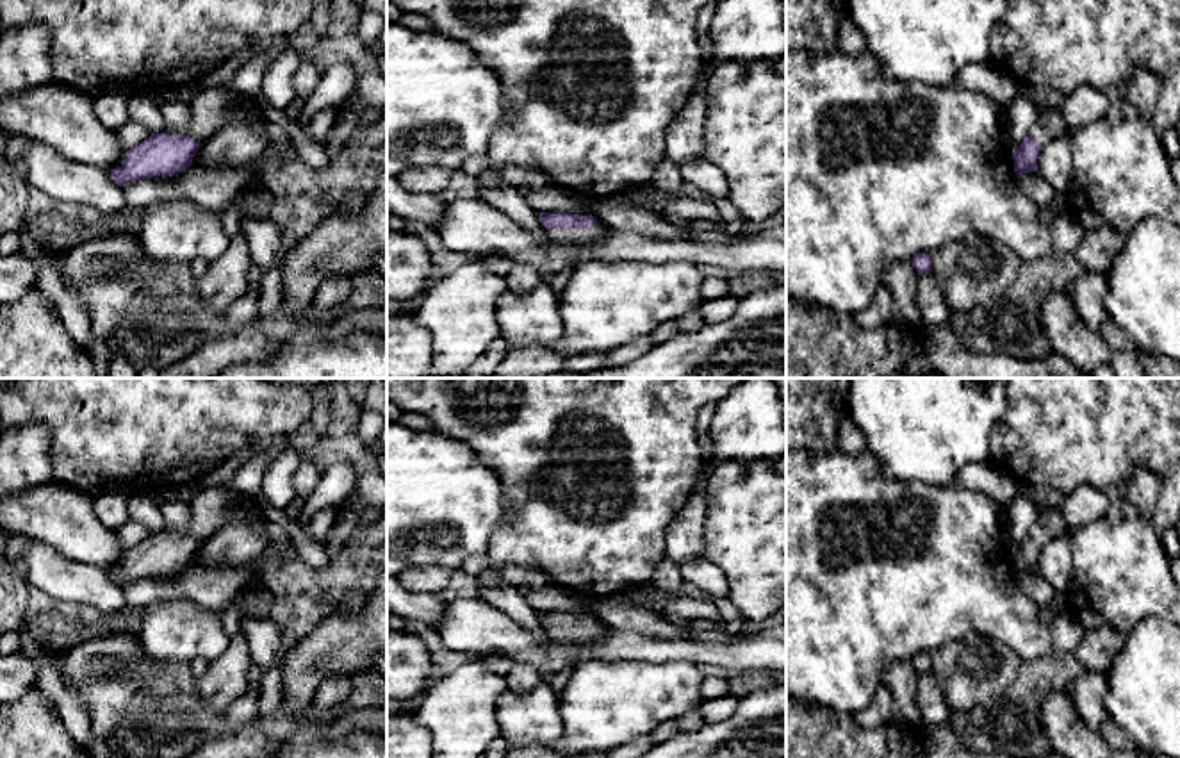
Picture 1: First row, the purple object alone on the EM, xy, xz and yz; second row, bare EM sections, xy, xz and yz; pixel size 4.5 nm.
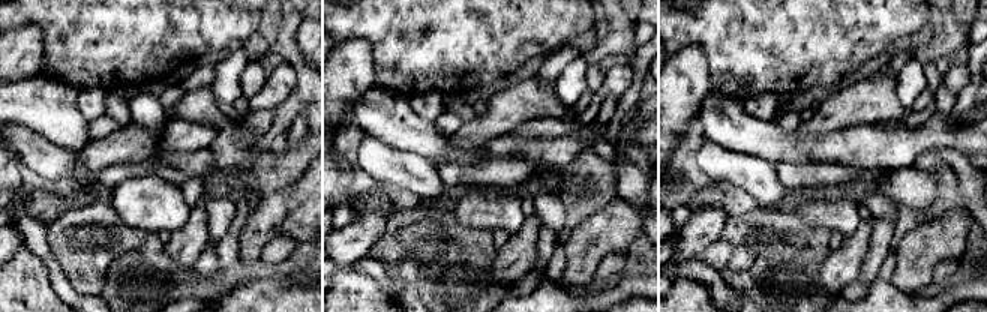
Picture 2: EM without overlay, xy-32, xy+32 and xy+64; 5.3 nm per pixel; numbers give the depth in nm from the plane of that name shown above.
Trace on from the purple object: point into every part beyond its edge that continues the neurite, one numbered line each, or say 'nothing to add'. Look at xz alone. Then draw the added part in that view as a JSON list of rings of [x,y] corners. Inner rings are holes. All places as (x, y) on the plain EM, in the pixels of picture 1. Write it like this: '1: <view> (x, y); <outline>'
1: xz (560, 634); [[[597,621],[592,628],[586,630],[549,628],[547,637],[569,642],[586,642],[590,639],[604,635],[606,631],[610,631],[610,628],[604,622]]]

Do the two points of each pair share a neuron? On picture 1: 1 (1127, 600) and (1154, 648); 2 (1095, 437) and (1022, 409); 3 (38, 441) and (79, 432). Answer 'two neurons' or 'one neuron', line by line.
1: two neurons
2: one neuron
3: two neurons

